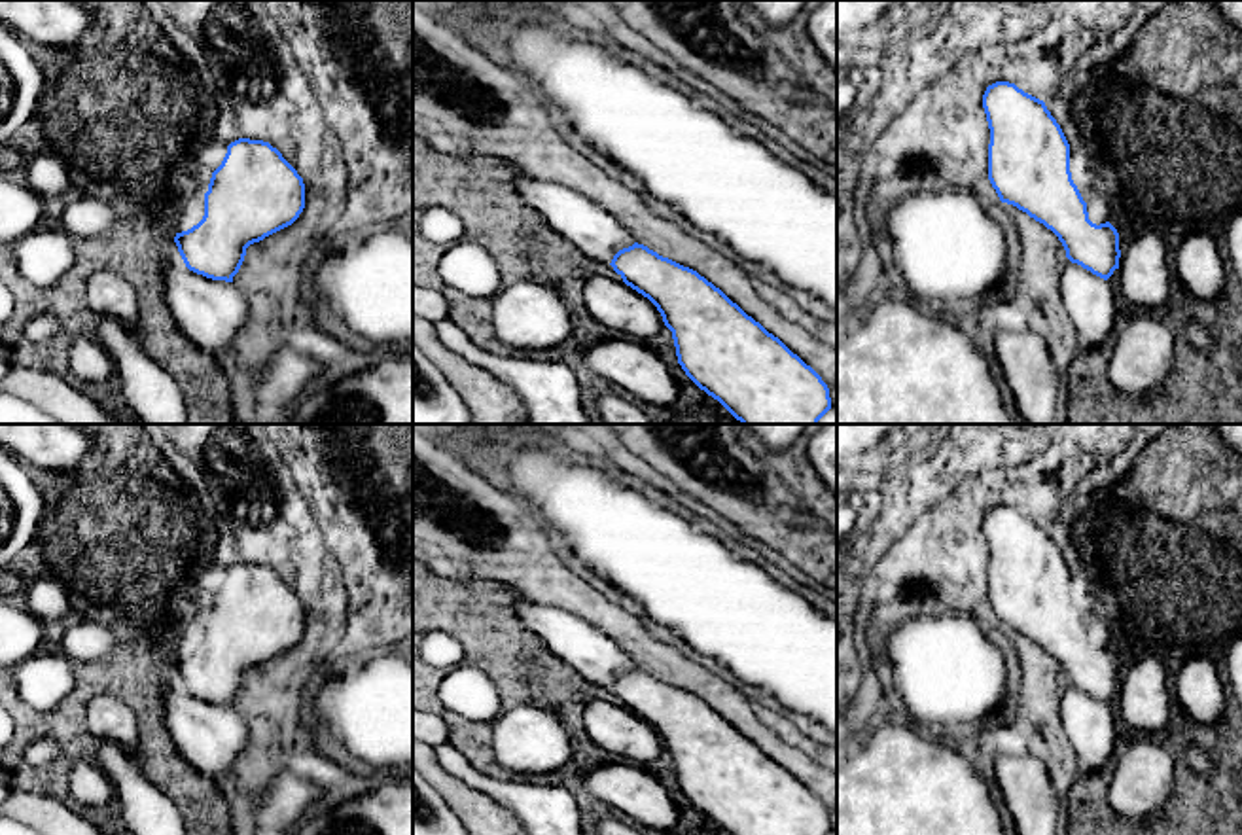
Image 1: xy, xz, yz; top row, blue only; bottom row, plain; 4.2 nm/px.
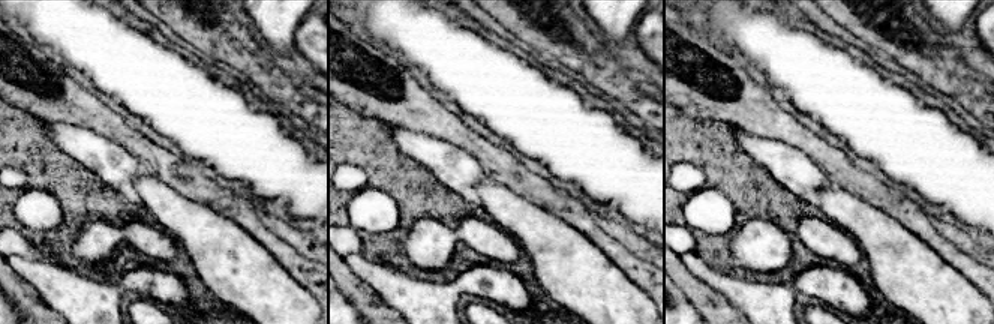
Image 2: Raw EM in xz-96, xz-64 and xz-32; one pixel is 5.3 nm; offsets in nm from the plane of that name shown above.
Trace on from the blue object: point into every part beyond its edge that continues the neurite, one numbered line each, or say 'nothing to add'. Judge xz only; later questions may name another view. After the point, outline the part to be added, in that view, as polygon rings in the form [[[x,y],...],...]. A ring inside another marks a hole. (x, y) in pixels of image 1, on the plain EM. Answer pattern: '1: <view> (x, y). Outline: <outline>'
nothing to add

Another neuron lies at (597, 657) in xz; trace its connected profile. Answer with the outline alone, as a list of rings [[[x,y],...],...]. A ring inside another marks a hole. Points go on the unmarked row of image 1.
[[[519,596],[515,613],[551,653],[574,666],[587,682],[612,687],[619,674],[636,666],[613,638],[562,608]]]

